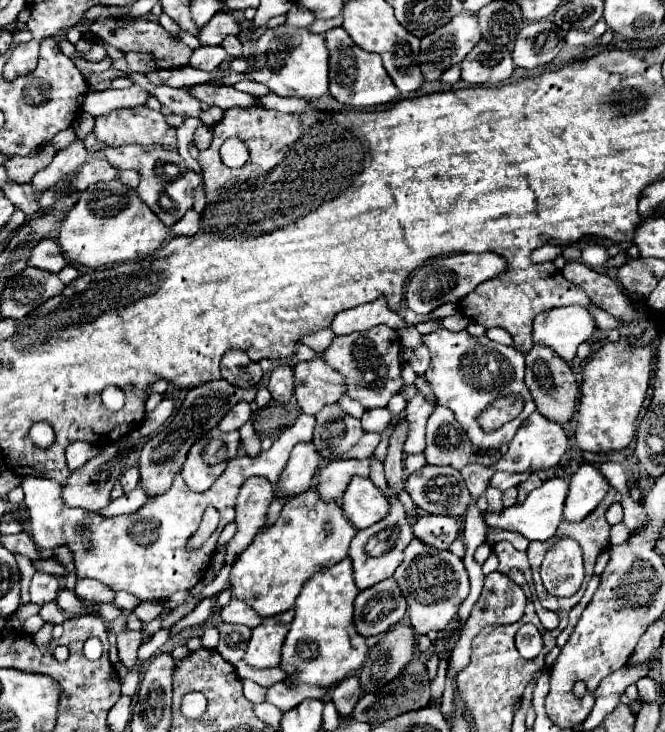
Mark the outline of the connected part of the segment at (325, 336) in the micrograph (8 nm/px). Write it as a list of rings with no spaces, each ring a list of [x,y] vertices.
[[[330,328],[318,331],[311,335],[303,336],[298,343],[305,344],[311,347],[316,353],[322,353],[331,343],[335,334]]]

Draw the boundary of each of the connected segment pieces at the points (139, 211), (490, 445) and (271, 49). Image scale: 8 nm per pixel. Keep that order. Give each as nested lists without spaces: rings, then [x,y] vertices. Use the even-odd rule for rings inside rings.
[[[119,177],[109,183],[95,183],[79,195],[79,201],[67,213],[59,243],[67,261],[75,261],[89,269],[109,263],[135,261],[157,251],[169,235],[159,217],[139,199],[135,189],[127,187]]]
[[[437,329],[431,335],[423,335],[423,343],[427,343],[431,349],[431,365],[425,371],[425,377],[431,383],[431,387],[435,389],[437,403],[455,413],[455,419],[467,431],[467,435],[471,437],[471,443],[481,449],[499,449],[501,445],[511,443],[511,439],[515,437],[521,423],[537,409],[537,405],[531,399],[531,393],[523,381],[525,355],[521,351],[517,351],[515,347],[505,347],[505,345],[495,343],[489,337],[471,337],[467,331],[453,333],[453,331]],[[503,393],[523,395],[525,409],[521,411],[519,417],[509,421],[505,427],[501,427],[493,433],[485,433],[479,427],[477,417],[493,399],[497,399]]]
[[[307,27],[267,29],[257,41],[257,55],[253,71],[239,75],[241,79],[253,79],[267,85],[279,97],[303,97],[315,101],[329,91],[329,53],[323,35],[311,33]]]

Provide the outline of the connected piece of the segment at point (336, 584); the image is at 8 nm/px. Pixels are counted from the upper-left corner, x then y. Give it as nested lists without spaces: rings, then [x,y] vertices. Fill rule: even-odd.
[[[351,559],[315,573],[301,589],[295,603],[295,619],[283,643],[281,669],[287,671],[287,683],[305,683],[305,685],[333,685],[349,677],[349,673],[363,667],[367,657],[365,637],[357,633],[353,623],[353,603],[359,589],[353,583]]]

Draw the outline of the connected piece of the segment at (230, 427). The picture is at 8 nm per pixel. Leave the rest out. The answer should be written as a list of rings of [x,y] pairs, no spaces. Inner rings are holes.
[[[239,401],[219,423],[219,429],[223,433],[229,433],[229,431],[235,431],[239,427],[243,427],[247,421],[251,419],[251,409],[249,409],[249,403],[247,401]]]

